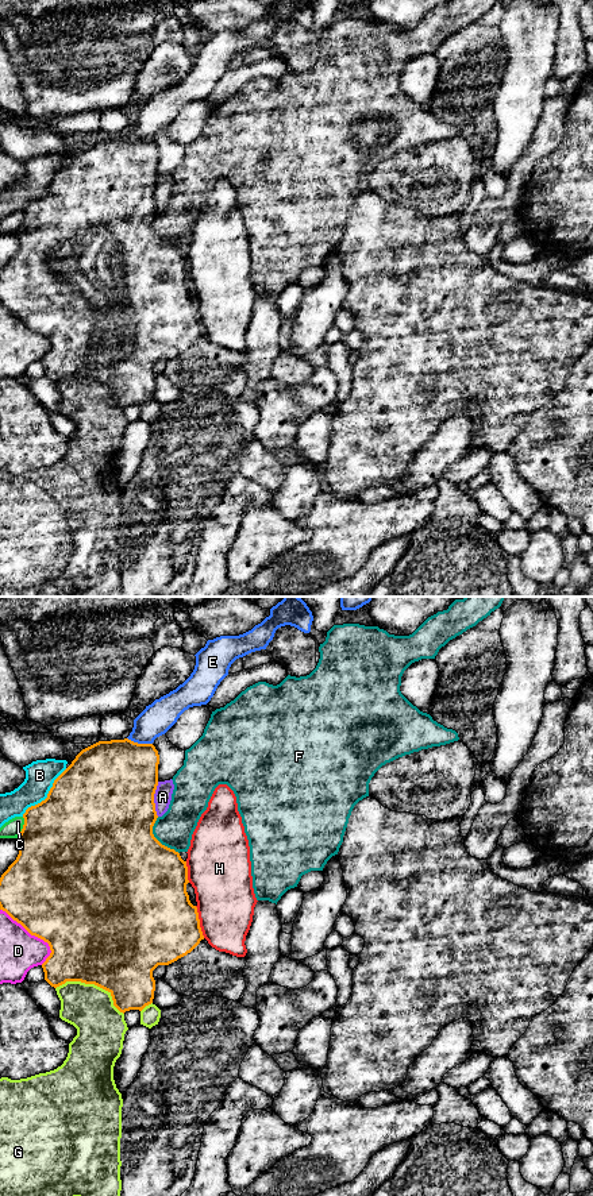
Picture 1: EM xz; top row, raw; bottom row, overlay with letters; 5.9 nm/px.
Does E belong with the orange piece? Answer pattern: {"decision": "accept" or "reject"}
{"decision": "reject"}

